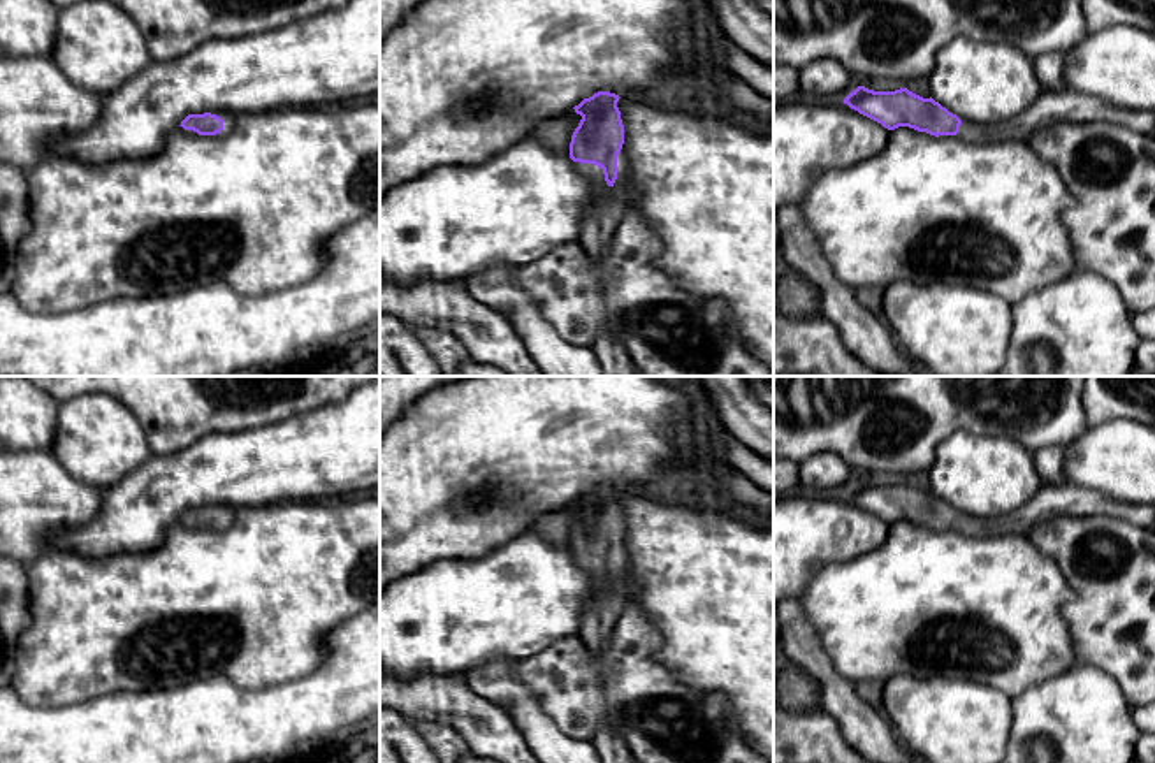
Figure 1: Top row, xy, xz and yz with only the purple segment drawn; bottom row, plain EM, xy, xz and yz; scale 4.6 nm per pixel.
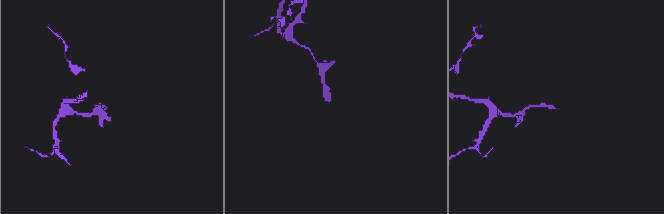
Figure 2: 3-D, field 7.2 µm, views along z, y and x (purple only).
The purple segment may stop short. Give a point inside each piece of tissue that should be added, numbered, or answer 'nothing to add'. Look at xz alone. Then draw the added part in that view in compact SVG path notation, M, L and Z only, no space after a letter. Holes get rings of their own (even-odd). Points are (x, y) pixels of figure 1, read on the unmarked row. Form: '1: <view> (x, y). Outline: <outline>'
1: xz (596, 628). Outline: M575 556L575 561L596 580L596 589L589 596L578 636L584 640L585 647L598 656L607 649L614 631L612 608L601 596L601 589L607 587L610 580L605 575L601 561L580 556Z

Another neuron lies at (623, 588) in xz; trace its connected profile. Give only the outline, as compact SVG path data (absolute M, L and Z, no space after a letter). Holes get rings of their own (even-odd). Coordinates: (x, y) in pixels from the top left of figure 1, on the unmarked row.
M619 563L615 577L601 589L601 596L615 612L621 605L631 601L638 591L640 585L629 577L624 564Z

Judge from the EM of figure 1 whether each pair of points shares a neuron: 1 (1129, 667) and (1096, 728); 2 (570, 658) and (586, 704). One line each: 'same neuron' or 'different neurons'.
1: different neurons
2: same neuron

